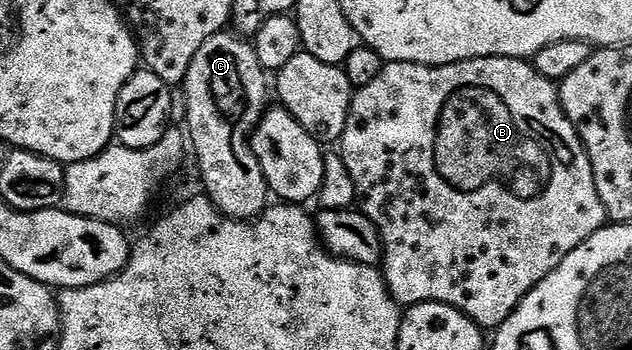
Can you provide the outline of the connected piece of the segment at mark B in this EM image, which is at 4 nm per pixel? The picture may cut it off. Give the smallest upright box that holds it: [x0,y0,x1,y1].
[338,55,609,329]

